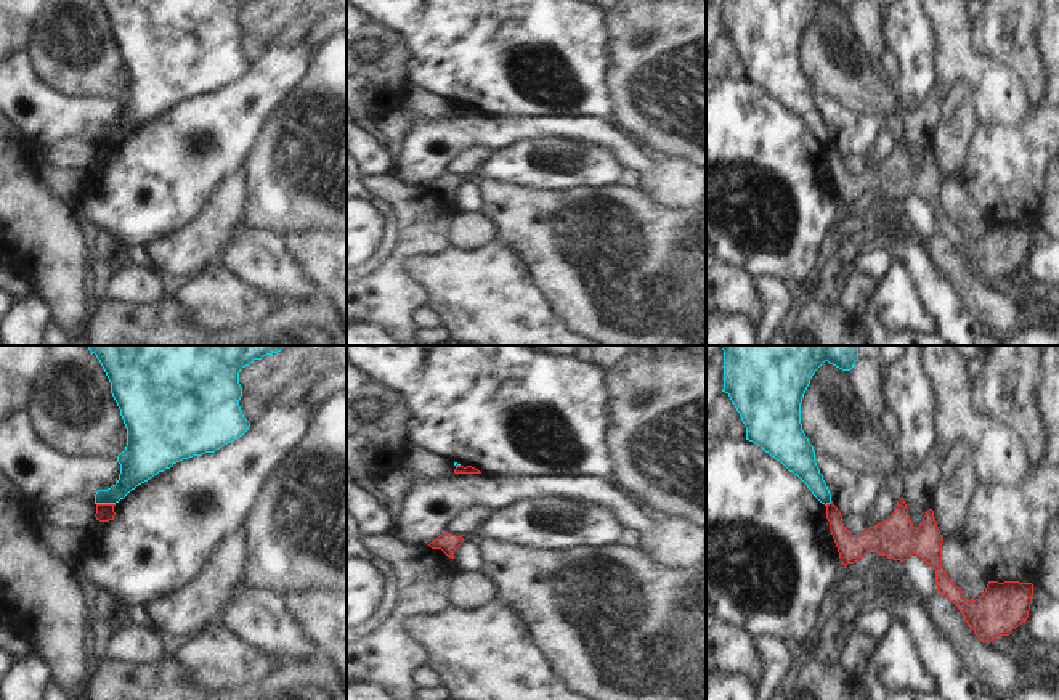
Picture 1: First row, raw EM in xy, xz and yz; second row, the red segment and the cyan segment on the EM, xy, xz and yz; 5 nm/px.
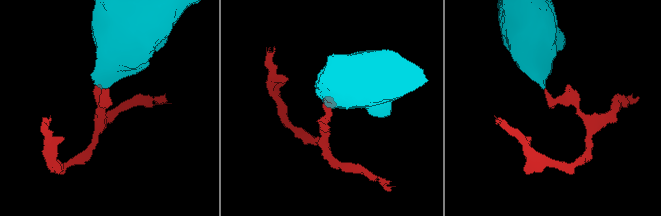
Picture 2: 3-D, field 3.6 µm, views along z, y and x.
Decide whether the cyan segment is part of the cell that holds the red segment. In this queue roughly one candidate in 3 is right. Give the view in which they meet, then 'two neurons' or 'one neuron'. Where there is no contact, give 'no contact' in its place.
contact in xy; two neurons

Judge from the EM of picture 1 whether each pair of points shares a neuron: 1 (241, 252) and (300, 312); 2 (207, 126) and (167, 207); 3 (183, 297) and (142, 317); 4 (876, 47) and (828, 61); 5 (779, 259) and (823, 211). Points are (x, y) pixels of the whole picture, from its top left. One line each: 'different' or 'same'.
1: different
2: same
3: different
4: different
5: same

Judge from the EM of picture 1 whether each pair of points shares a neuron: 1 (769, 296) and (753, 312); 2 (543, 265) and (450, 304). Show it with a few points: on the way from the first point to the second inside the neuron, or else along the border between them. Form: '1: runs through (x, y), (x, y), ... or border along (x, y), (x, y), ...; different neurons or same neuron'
1: border along (751, 278), (761, 304), (761, 320), (756, 326); different neurons
2: border along (503, 244), (525, 264), (533, 283), (551, 302); different neurons

